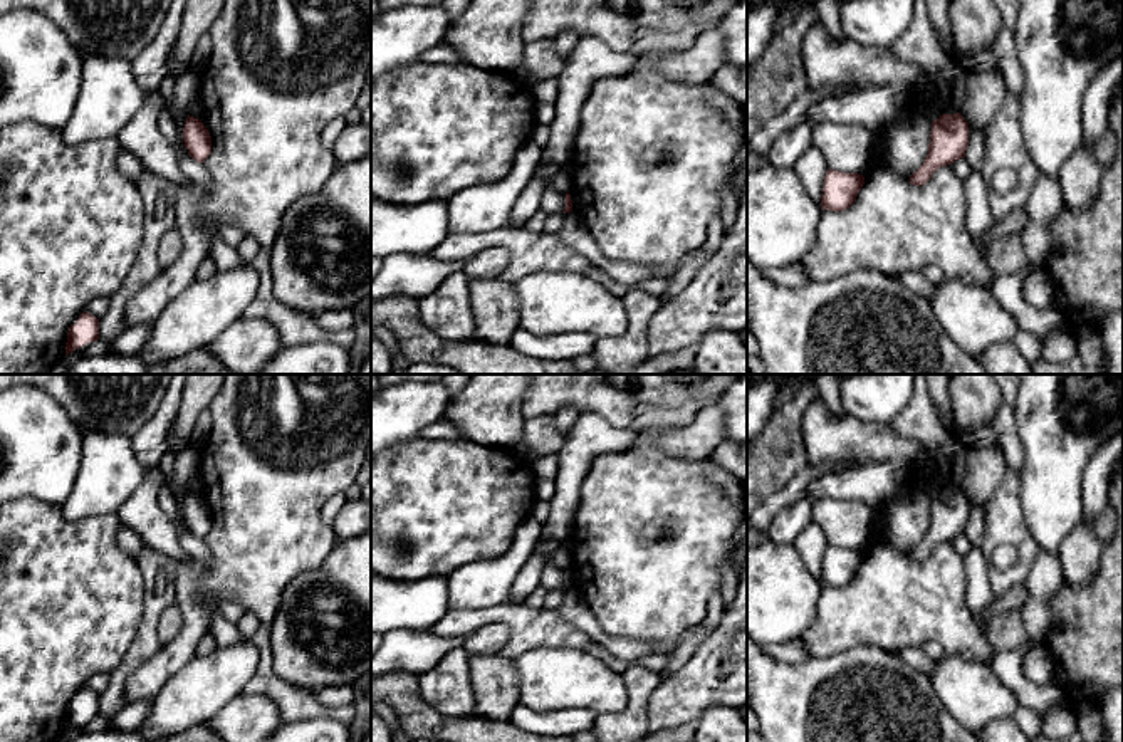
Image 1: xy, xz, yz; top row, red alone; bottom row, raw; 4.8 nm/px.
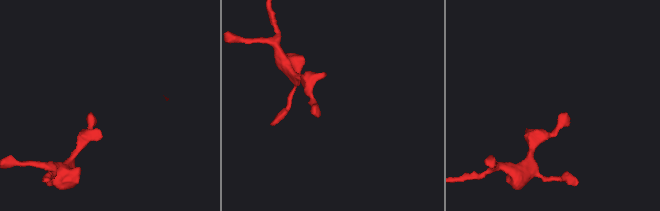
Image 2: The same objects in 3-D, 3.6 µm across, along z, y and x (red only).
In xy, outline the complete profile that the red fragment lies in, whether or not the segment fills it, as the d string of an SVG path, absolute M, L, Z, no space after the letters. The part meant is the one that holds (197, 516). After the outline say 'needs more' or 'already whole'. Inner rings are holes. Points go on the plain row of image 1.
M193 492L186 494L183 504L183 519L188 525L188 530L198 539L205 539L205 536L212 529L212 512L201 495L196 495Z; already whole

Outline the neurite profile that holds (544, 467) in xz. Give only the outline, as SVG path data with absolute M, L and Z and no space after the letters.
M544 455L532 462L532 472L535 478L556 478L559 470L559 460L557 455Z

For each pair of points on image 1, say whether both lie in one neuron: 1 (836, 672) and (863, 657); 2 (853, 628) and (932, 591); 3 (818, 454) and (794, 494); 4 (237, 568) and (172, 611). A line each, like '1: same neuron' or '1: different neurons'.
1: same neuron
2: same neuron
3: different neurons
4: different neurons

